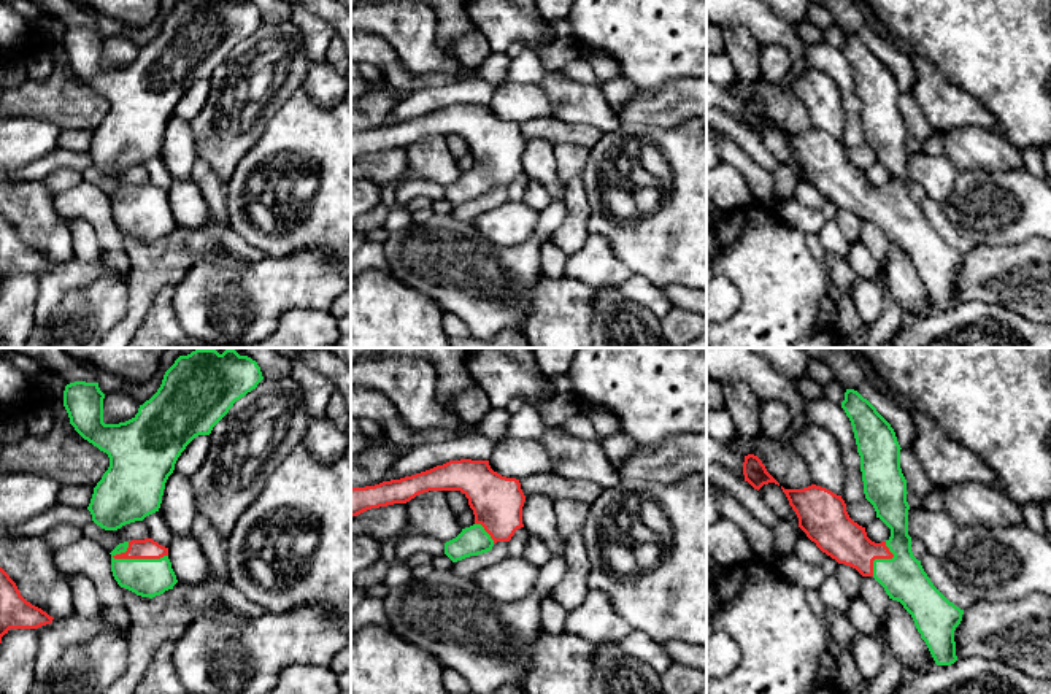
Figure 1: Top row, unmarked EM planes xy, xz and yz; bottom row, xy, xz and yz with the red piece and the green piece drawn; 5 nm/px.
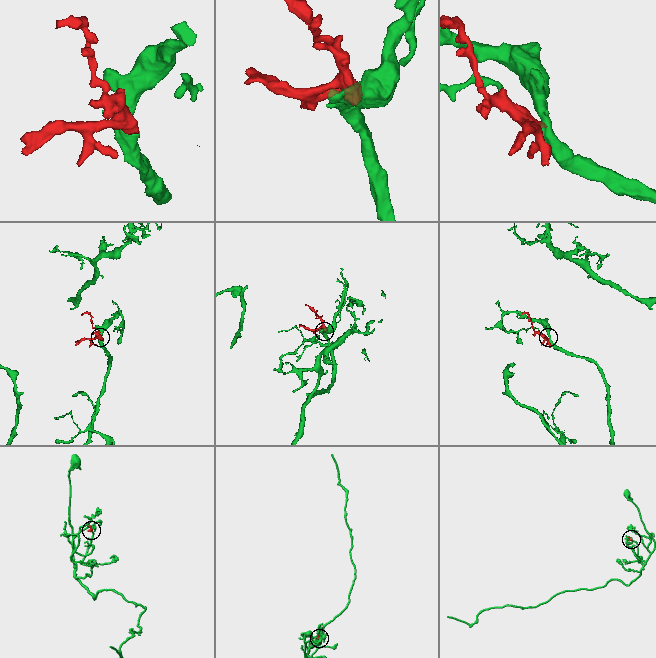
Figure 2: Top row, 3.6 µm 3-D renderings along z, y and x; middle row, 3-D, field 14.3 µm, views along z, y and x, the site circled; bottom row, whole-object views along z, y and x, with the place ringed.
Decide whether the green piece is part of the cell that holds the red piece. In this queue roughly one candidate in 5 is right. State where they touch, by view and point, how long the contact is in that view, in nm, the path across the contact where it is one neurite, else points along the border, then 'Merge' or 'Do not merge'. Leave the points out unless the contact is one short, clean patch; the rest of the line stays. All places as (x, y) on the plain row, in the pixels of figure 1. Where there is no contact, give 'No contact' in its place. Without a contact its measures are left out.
Touches red at xy (138, 202). Shared border 280 nm. Path across: xy (148, 192), (138, 202), (145, 213), (145, 221). Merge

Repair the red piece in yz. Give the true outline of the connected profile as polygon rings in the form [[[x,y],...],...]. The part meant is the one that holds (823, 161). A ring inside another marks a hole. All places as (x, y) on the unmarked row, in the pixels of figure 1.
[[[846,33],[841,52],[851,65],[865,143],[873,149],[876,162],[889,173],[886,186],[875,187],[867,181],[865,172],[854,167],[841,140],[811,129],[803,133],[783,133],[789,149],[799,162],[799,172],[816,191],[838,208],[856,213],[862,221],[873,221],[889,243],[897,245],[911,259],[921,283],[926,286],[937,310],[951,310],[957,305],[954,275],[962,265],[964,254],[949,246],[930,226],[921,205],[913,200],[908,179],[907,124],[900,113],[900,89],[891,68],[857,35]]]

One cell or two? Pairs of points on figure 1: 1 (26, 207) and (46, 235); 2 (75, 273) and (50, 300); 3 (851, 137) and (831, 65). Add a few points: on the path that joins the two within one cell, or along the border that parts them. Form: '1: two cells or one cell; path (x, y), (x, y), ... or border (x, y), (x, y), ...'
1: one cell; path (32, 213), (42, 229)
2: one cell; path (69, 280), (54, 294)
3: one cell; path (853, 119), (850, 92), (845, 83)

